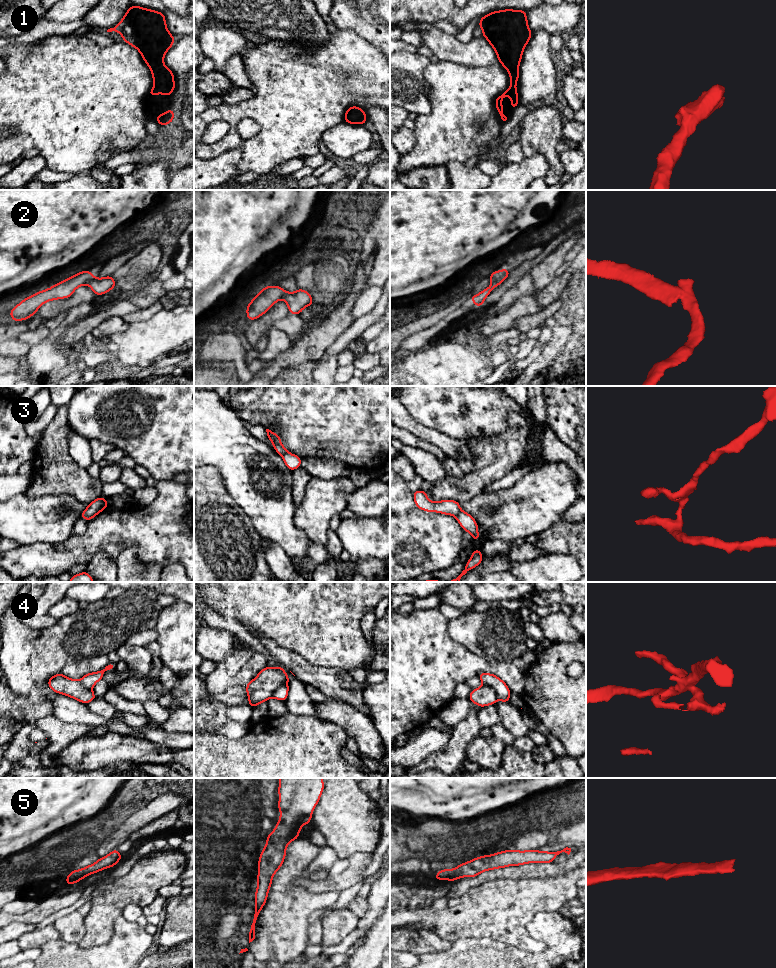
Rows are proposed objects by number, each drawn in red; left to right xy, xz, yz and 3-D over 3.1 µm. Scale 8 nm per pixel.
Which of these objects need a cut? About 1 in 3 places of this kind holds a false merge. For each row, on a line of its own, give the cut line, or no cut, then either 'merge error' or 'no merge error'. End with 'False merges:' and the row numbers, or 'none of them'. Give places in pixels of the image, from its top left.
1: no cut | no merge error
2: yz (508, 272), (491, 284) | merge error
3: yz (461, 510), (456, 517) | merge error
4: yz (483, 683), (494, 689), (498, 699) | merge error
5: no cut | no merge error
False merges: 2, 3, 4

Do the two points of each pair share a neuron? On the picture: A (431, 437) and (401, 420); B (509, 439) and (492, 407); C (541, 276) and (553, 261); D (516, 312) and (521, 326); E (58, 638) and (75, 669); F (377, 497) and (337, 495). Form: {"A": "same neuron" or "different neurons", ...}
{"A": "same neuron", "B": "different neurons", "C": "same neuron", "D": "different neurons", "E": "different neurons", "F": "different neurons"}

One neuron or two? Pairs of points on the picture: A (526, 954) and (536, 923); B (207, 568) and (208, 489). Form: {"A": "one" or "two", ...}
{"A": "one", "B": "one"}

